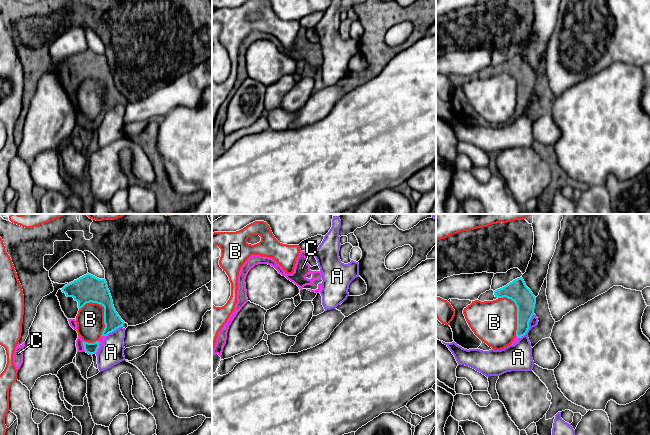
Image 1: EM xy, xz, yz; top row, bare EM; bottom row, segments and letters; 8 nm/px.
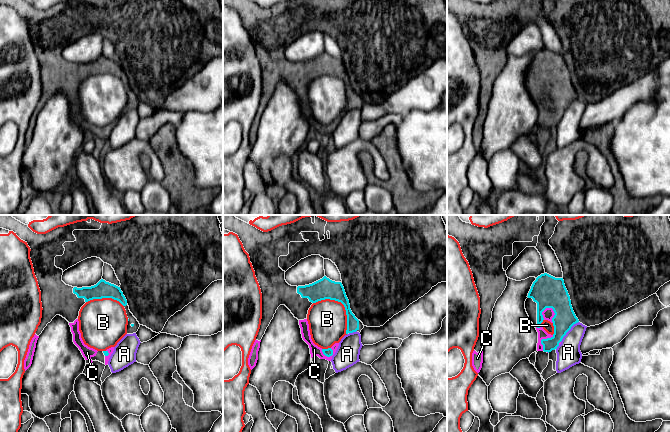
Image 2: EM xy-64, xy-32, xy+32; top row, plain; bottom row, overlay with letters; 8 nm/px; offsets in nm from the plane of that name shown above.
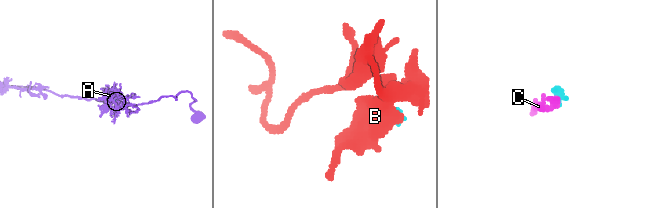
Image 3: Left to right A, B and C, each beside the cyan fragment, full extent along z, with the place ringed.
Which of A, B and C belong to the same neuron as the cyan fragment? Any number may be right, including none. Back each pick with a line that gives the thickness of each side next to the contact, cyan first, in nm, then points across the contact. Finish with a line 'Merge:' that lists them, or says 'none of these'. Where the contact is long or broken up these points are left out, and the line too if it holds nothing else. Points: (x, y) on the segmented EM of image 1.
C: Thickness 100 nm (cyan) against 60 nm
Merge: C

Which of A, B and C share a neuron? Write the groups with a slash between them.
A / B / C

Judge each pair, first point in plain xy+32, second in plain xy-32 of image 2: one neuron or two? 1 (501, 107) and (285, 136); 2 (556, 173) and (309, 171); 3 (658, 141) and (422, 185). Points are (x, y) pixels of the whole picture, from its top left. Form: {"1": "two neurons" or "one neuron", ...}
{"1": "one neuron", "2": "two neurons", "3": "one neuron"}

